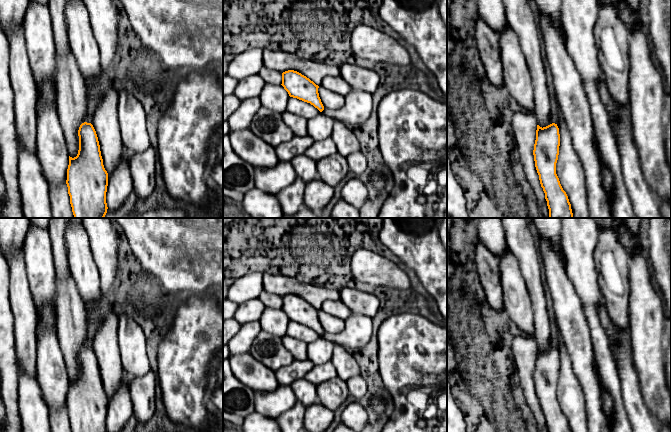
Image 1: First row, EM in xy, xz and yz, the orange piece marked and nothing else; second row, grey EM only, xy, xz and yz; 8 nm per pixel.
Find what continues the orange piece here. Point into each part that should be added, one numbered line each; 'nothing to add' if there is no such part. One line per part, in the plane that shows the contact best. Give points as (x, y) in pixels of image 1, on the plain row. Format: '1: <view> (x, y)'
nothing to add

